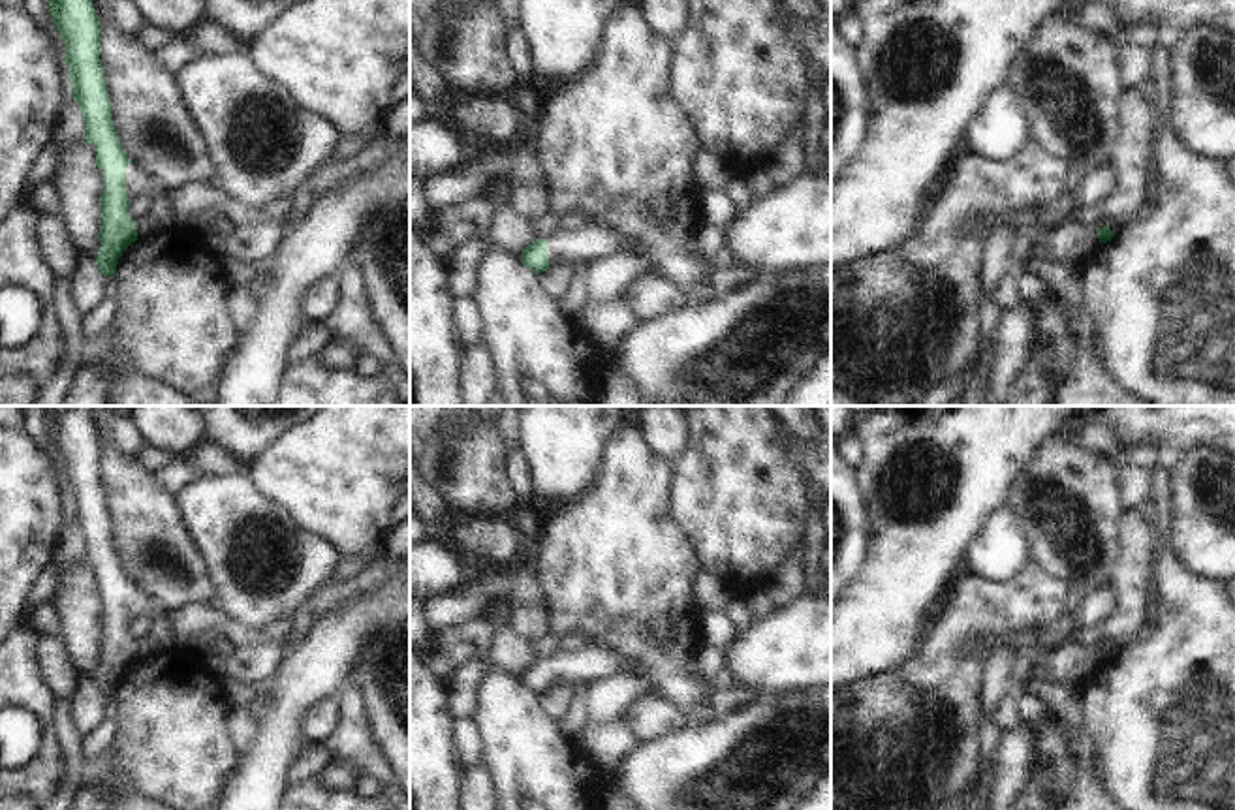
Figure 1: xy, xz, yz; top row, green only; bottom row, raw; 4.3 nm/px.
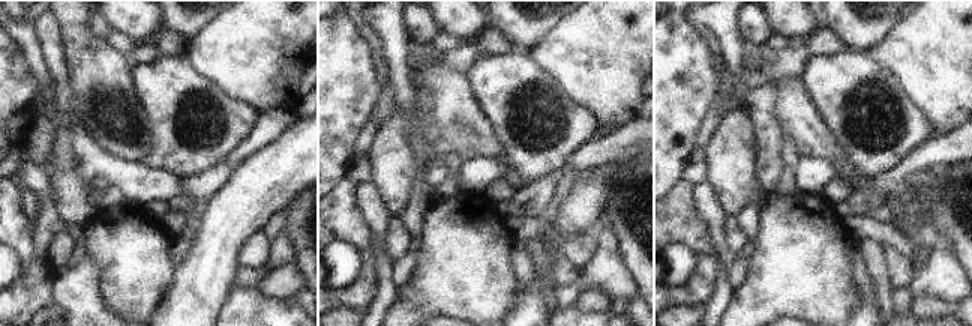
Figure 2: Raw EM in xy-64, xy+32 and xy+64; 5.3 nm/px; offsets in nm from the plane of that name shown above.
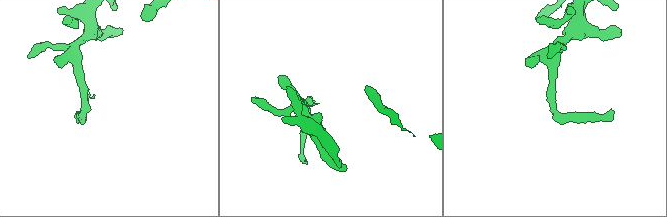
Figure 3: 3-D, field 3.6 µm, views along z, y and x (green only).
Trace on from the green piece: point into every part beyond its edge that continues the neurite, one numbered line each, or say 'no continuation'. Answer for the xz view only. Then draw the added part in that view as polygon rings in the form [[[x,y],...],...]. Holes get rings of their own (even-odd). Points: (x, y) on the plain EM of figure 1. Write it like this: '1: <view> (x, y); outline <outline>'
1: xz (587, 664); outline [[[583,646],[573,650],[556,650],[547,658],[547,682],[592,682],[607,675],[624,673],[624,662],[609,652]]]

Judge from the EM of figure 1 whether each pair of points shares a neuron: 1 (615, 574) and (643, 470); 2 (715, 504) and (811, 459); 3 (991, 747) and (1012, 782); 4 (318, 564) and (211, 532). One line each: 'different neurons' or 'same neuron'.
1: same neuron
2: same neuron
3: different neurons
4: same neuron

